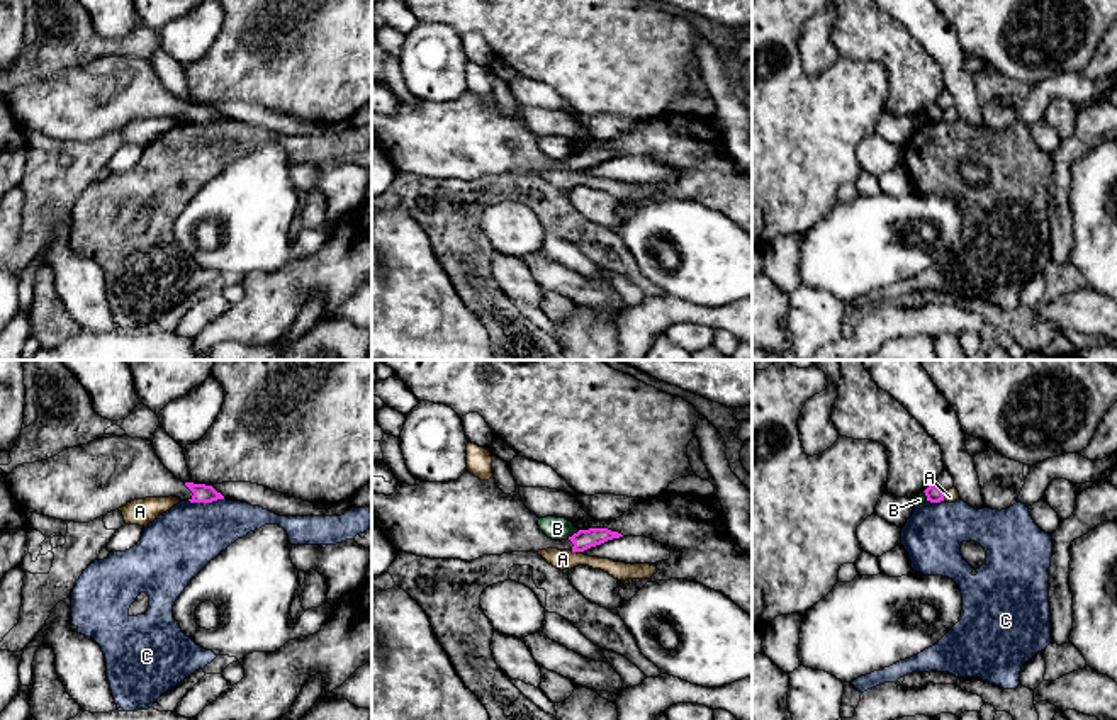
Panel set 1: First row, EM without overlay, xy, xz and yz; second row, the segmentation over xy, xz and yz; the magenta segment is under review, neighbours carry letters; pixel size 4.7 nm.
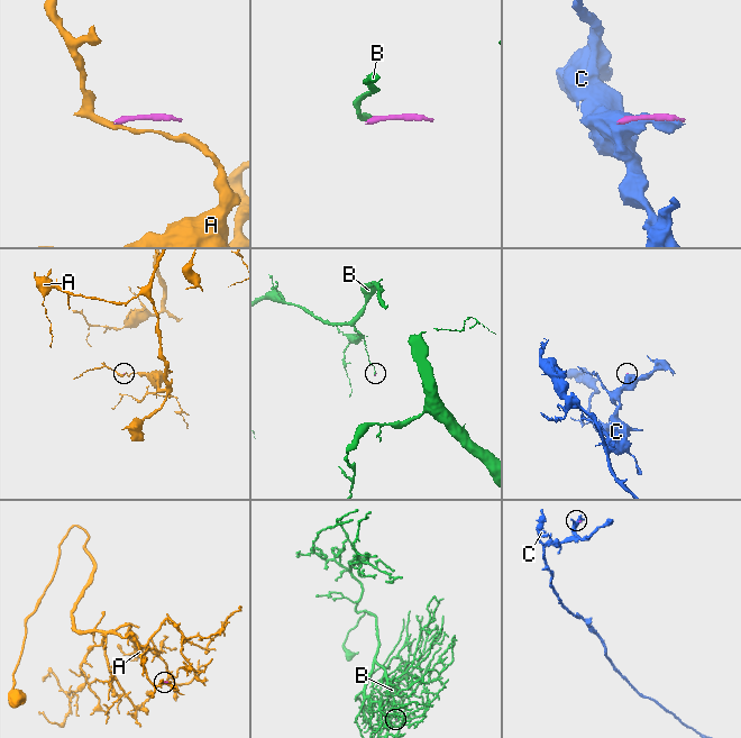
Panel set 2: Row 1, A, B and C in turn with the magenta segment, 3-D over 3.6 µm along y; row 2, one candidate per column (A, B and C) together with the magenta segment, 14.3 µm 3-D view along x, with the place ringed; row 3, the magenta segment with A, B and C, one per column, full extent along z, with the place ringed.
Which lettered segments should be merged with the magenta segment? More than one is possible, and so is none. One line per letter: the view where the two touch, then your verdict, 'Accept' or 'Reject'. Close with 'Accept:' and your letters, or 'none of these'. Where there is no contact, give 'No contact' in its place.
A: Touches magenta in yz. Reject
B: Touches magenta in xz. Reject
C: Touches magenta in xy. Reject
Accept: none of these

